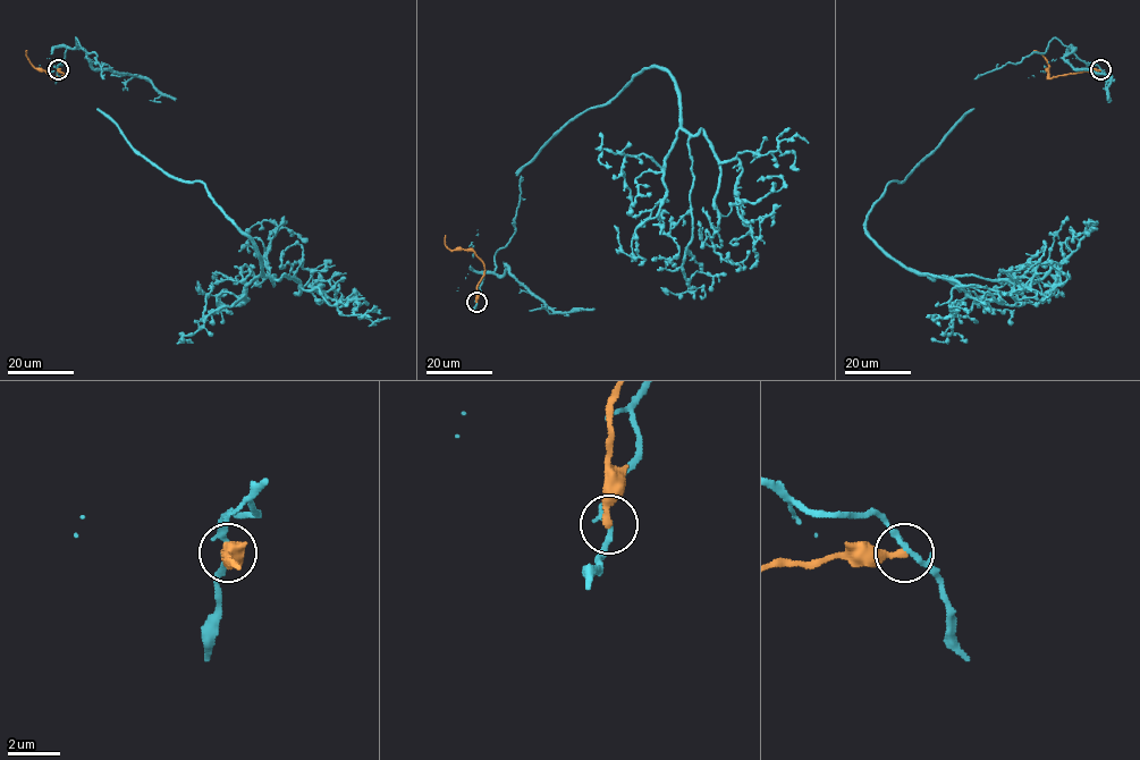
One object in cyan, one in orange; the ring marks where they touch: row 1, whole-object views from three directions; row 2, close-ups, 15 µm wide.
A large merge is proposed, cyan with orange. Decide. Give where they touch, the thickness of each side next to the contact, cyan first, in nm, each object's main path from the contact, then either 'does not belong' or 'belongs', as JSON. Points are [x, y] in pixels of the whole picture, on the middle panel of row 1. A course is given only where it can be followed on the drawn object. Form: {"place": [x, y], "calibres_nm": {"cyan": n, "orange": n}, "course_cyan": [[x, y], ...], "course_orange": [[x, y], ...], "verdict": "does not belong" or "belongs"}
{"place": [476, 302], "calibres_nm": {"cyan": 180, "orange": 300}, "course_cyan": [[476, 302], [516, 175], [663, 67], [680, 128], [663, 167], [625, 158], [630, 212], [650, 212], [632, 262]], "course_orange": [[476, 302], [476, 285], [484, 264], [473, 252], [450, 250], [445, 243], [445, 235]], "verdict": "does not belong"}

